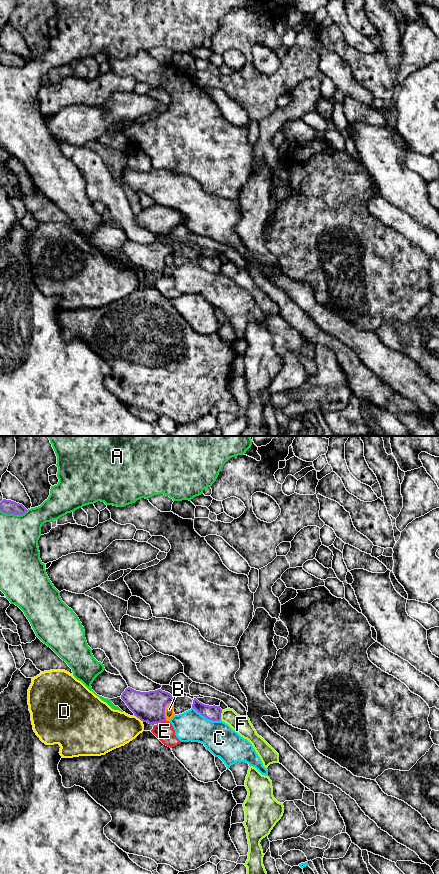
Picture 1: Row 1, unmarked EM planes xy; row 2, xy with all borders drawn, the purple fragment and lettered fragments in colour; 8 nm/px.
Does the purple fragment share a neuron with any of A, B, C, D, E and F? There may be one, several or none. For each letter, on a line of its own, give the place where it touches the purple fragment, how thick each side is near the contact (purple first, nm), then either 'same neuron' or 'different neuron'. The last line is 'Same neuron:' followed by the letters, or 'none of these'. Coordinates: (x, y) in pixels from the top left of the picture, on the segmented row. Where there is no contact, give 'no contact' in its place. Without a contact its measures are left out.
A: meets purple in xy at (13, 513); 110 nm thick on the purple side, 320 nm on the other; different neuron
B: meets purple in xy at (164, 710); 240 nm thick on the purple side, 80 nm on the other; different neuron
C: meets purple in xy at (206, 717); 120 nm thick on the purple side, 260 nm on the other; different neuron
D: meets purple in xy at (138, 717); 240 nm thick on the purple side, 320 nm on the other; different neuron
E: meets purple in xy at (161, 721); 240 nm thick on the purple side, 160 nm on the other; different neuron
F: meets purple in xy at (220, 715); 120 nm thick on the purple side, 140 nm on the other; different neuron
Same neuron: none of these

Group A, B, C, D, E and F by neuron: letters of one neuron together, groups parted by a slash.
A / B / C / D / E / F

